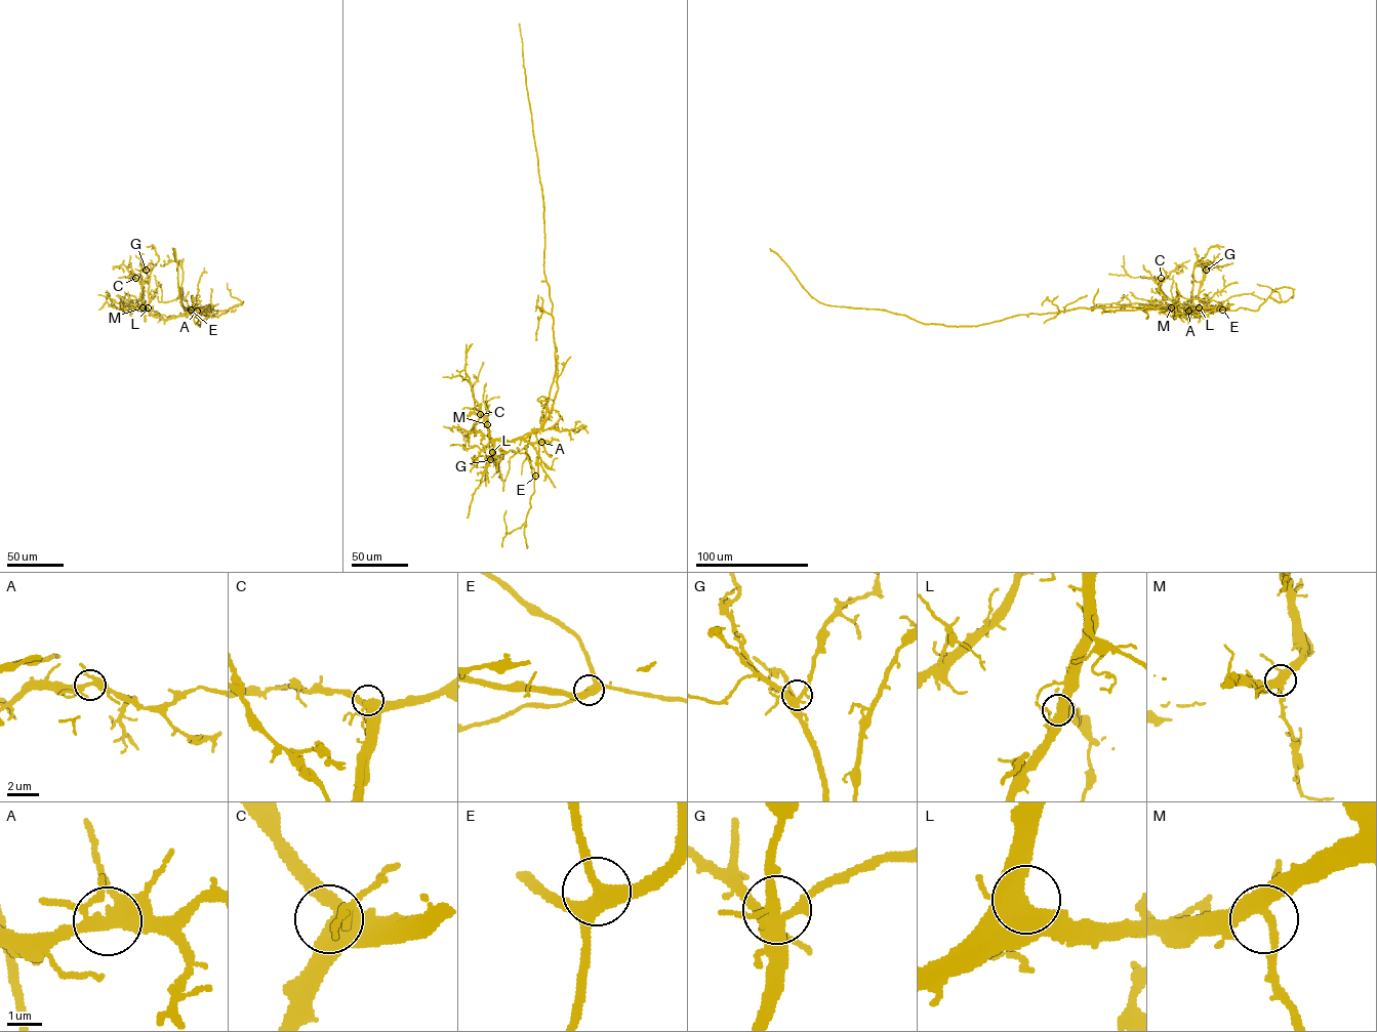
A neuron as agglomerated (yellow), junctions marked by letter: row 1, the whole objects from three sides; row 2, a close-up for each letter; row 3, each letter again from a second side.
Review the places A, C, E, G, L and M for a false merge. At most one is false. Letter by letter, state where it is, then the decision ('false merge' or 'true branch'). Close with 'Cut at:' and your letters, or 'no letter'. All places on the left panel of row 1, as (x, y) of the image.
A: (197, 311) | true branch
C: (135, 278) | true branch
E: (191, 310) | true branch
G: (146, 270) | true branch
L: (148, 307) | true branch
M: (143, 307) | true branch
Cut at: no letter

